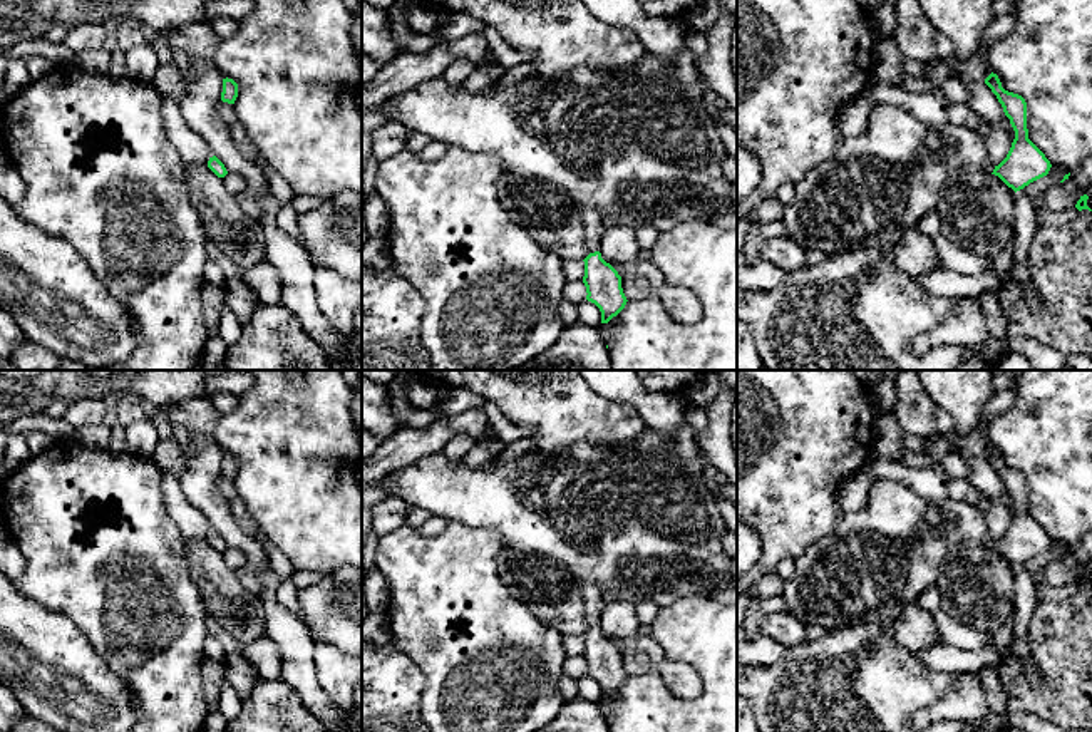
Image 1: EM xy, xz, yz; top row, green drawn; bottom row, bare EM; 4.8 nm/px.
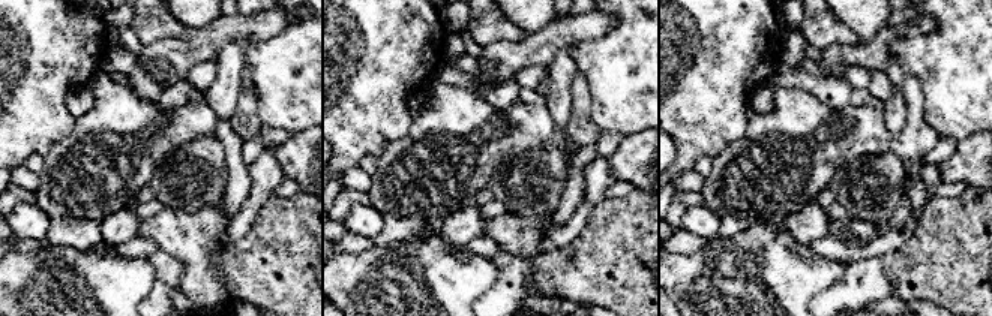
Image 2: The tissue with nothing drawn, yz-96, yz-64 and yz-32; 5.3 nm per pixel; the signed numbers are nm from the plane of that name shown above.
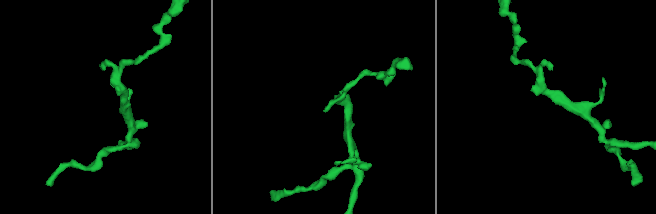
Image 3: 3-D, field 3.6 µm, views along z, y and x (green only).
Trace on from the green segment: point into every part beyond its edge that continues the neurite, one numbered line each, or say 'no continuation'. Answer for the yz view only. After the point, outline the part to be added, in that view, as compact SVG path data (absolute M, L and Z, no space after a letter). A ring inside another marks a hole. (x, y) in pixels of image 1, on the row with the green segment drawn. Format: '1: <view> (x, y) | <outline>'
1: yz (878, 185) | M876 102L871 106L866 131L859 136L839 136L834 156L817 164L796 184L794 199L786 204L782 216L786 236L804 250L817 248L826 255L889 250L935 209L943 193L953 189L960 173L971 171L985 176L993 173L985 141L980 129L950 122L933 127L903 107Z

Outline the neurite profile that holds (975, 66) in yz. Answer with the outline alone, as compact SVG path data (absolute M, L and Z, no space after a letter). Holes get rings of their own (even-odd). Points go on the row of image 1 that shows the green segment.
M981 44L971 55L958 59L951 67L953 75L966 75L973 80L985 82L992 74L988 49L992 44Z

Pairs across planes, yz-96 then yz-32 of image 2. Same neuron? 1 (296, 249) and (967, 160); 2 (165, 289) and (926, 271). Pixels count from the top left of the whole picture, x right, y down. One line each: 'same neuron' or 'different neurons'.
1: different neurons
2: same neuron

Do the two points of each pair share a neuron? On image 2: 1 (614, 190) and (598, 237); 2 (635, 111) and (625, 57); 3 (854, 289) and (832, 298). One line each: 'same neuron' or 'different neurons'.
1: different neurons
2: same neuron
3: same neuron

